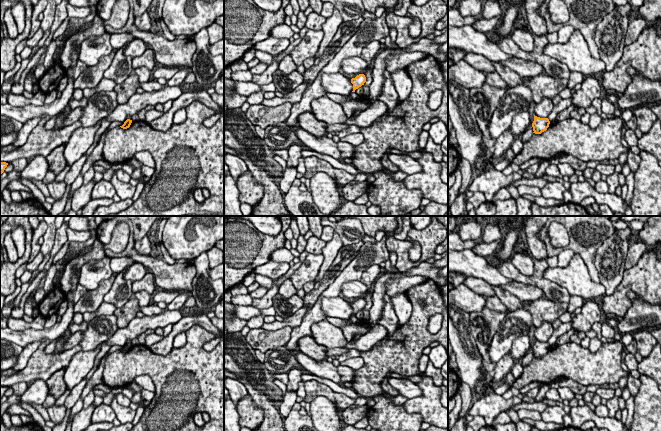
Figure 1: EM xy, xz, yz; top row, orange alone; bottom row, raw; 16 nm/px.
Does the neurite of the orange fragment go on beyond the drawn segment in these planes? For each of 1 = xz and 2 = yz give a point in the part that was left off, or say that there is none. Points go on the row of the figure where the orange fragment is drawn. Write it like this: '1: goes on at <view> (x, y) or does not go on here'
1: does not go on here
2: does not go on here

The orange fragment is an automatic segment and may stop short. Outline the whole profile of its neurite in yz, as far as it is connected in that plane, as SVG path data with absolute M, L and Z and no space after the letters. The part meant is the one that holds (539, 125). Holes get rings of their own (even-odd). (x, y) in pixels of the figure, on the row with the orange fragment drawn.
M534 115L534 121L532 123L533 133L541 134L549 127L550 121L548 118L540 118Z

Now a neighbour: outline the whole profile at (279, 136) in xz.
M286 122L276 123L265 129L264 141L271 149L288 149L293 144L304 146L297 137L295 130Z

